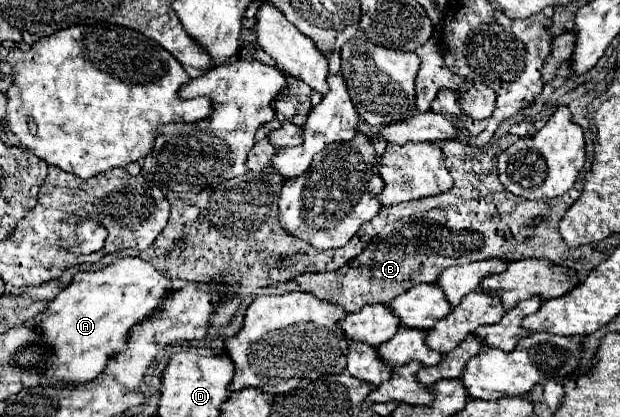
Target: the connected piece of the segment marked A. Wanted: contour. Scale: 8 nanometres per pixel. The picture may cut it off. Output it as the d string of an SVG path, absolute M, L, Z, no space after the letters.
M118 257L110 265L98 271L78 271L68 287L64 287L56 299L38 315L38 325L44 341L54 349L54 359L48 363L44 383L84 383L98 377L108 361L128 345L130 331L162 311L162 303L168 299L170 277L156 269L150 261L140 257Z

